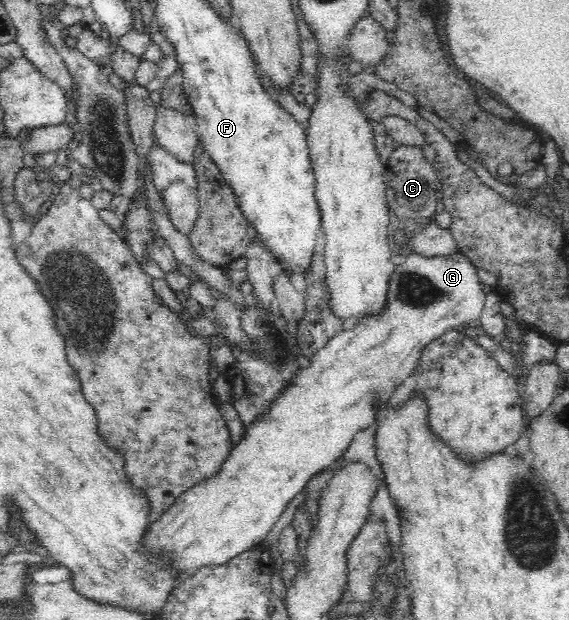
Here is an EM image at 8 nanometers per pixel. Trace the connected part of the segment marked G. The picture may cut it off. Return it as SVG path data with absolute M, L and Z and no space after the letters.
M411 251L412 253L407 256L407 259L396 266L393 275L391 276L387 304L384 307L384 312L378 312L376 316L365 316L364 320L359 320L354 326L349 326L346 329L341 330L335 337L332 337L326 344L314 353L312 357L313 365L298 370L297 377L290 382L289 386L286 386L285 390L274 399L274 403L271 406L268 416L261 418L259 421L252 423L244 432L244 439L236 445L223 463L222 468L218 470L217 474L214 474L212 478L206 478L205 481L198 482L191 489L188 489L185 493L182 493L176 502L169 508L169 511L163 513L153 521L153 525L149 525L143 533L143 539L139 541L141 547L139 547L139 554L142 554L143 550L147 550L147 554L151 556L153 562L159 562L159 564L165 564L167 570L173 572L175 576L175 583L181 583L185 579L189 579L198 569L205 568L206 566L225 565L229 563L234 557L241 555L247 549L253 548L255 545L265 541L265 536L273 525L277 523L277 519L281 517L281 513L285 511L285 507L289 505L289 502L295 495L299 495L304 490L309 480L315 475L329 467L333 463L337 463L346 453L346 449L349 447L354 435L357 432L367 429L370 424L376 421L376 412L389 398L395 393L395 389L411 376L413 369L417 367L417 361L420 360L421 352L425 349L425 346L434 339L441 337L447 330L461 329L467 326L471 326L476 321L480 320L485 305L487 293L483 290L483 282L477 274L478 267L461 252L455 252L454 255L447 256L434 256L427 257L419 254L418 252Z

